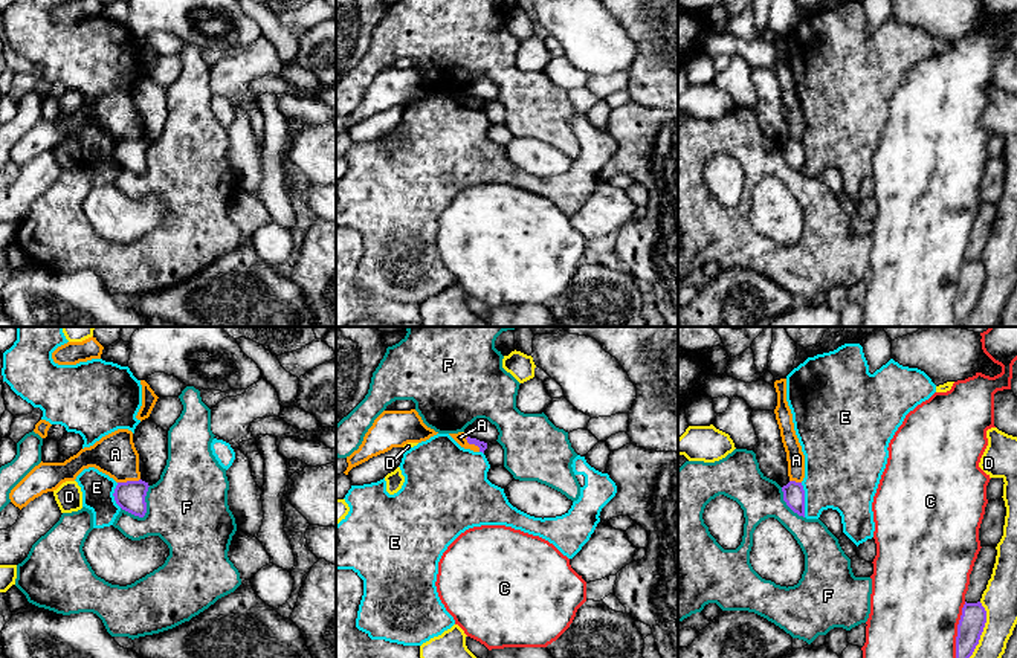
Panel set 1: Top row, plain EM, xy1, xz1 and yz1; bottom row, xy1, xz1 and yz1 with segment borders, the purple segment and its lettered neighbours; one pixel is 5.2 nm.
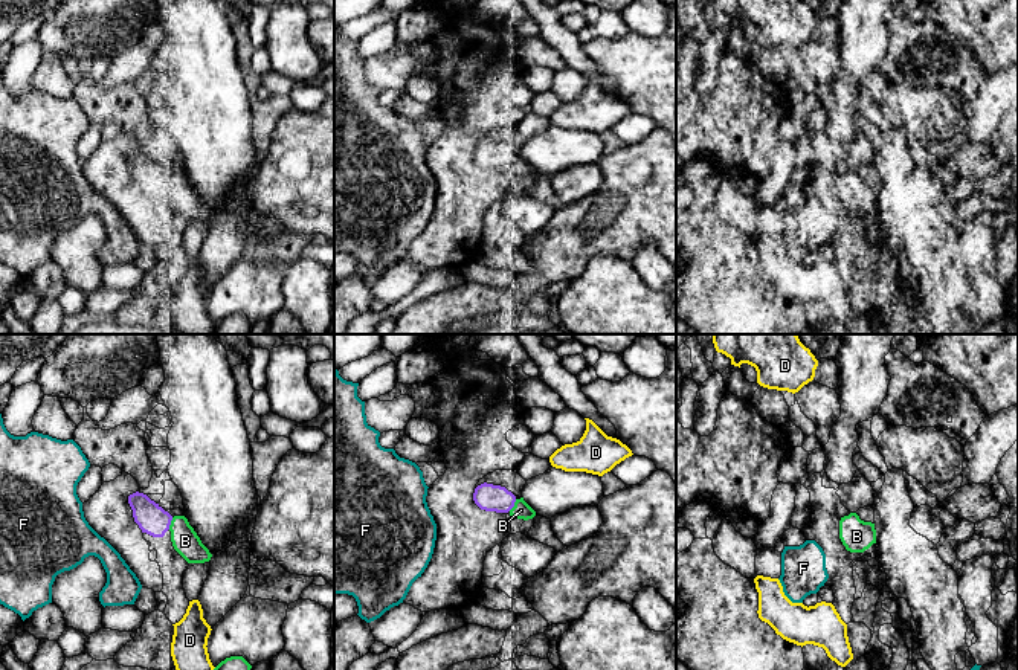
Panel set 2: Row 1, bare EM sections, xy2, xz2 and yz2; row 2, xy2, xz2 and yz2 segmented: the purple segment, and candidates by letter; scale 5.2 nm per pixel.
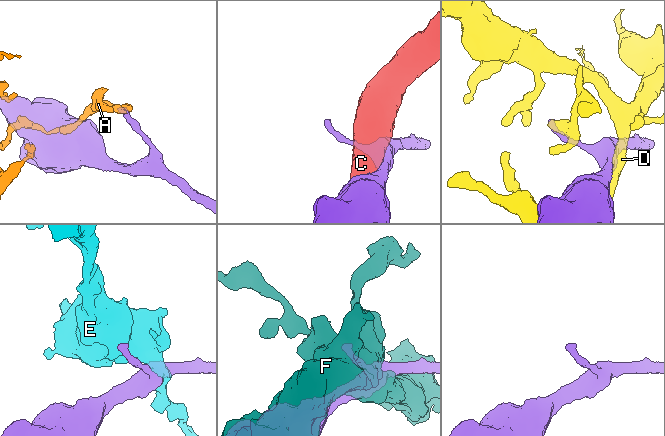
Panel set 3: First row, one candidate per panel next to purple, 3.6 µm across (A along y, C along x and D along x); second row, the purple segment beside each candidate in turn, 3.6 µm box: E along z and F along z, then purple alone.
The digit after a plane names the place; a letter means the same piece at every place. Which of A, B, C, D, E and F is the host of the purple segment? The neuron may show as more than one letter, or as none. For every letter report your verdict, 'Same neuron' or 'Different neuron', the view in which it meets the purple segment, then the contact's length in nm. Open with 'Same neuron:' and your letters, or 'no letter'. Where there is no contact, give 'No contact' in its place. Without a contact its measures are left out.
Same neuron: B
A: Different neuron. Touches purple in xy1. Shared border 120 nm
B: Same neuron. Touches purple in xy2. Shared border 70 nm
C: Different neuron. Touches purple in yz1. Shared border 300 nm
D: Different neuron. Touches purple in yz1. Shared border 300 nm
E: Different neuron. Touches purple in yz1. Shared border 190 nm
F: Different neuron. Touches purple in xy1. Shared border 200 nm

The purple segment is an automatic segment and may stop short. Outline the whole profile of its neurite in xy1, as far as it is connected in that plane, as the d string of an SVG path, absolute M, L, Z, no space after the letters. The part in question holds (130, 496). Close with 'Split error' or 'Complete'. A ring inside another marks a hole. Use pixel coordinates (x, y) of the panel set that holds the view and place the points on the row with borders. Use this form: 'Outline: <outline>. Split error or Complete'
Outline: M139 479L139 481L127 481L127 482L118 482L115 489L115 501L116 504L139 518L144 518L147 513L147 502L145 496L148 492L148 482Z. Complete

